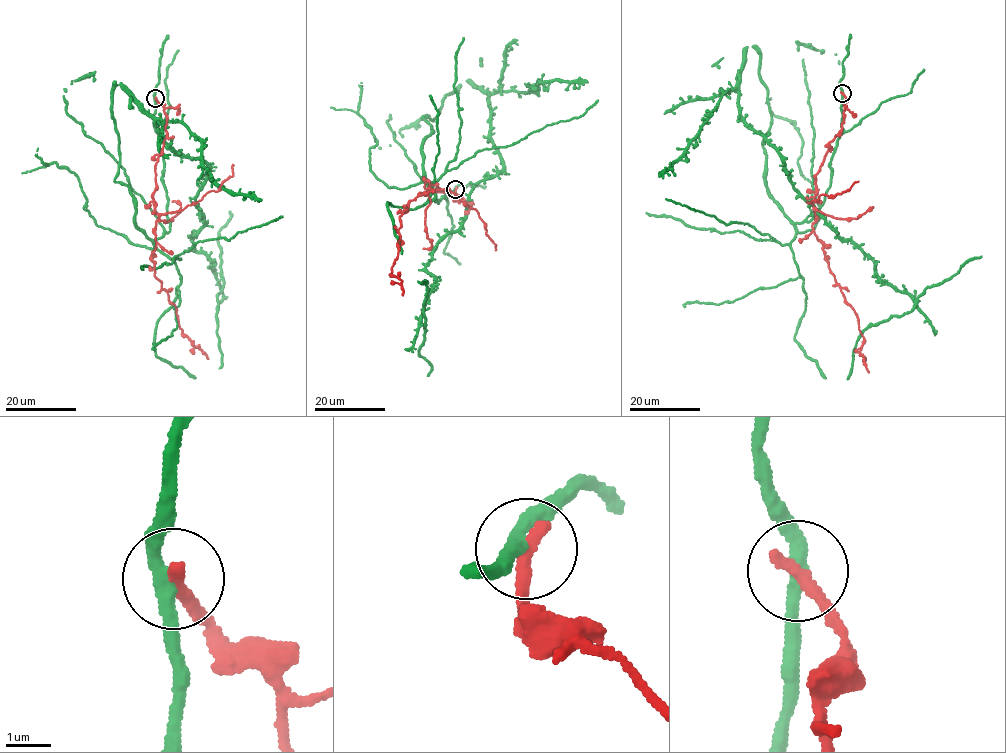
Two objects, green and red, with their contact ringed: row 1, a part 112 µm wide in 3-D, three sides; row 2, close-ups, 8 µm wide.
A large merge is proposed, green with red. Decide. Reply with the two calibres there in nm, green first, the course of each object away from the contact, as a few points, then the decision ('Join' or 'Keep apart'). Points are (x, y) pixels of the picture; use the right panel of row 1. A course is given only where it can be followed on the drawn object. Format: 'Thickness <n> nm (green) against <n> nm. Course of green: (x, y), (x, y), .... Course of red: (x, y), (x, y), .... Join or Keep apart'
Thickness 320 nm (green) against 360 nm. Course of green: (842, 93), (823, 205), (791, 222), (747, 47), (744, 119), (916, 306), (863, 331), (847, 379). Course of red: (842, 93), (844, 122), (816, 175), (812, 229), (855, 312), (864, 339), (860, 355), (869, 372). Keep apart

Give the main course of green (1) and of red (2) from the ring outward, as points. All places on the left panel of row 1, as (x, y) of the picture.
1: (155, 99), (169, 231), (148, 238), (114, 180), (115, 83), (207, 167), (192, 236), (224, 285), (218, 368)
2: (155, 99), (166, 115), (166, 134), (153, 193), (159, 216), (154, 277), (183, 333), (209, 358)

